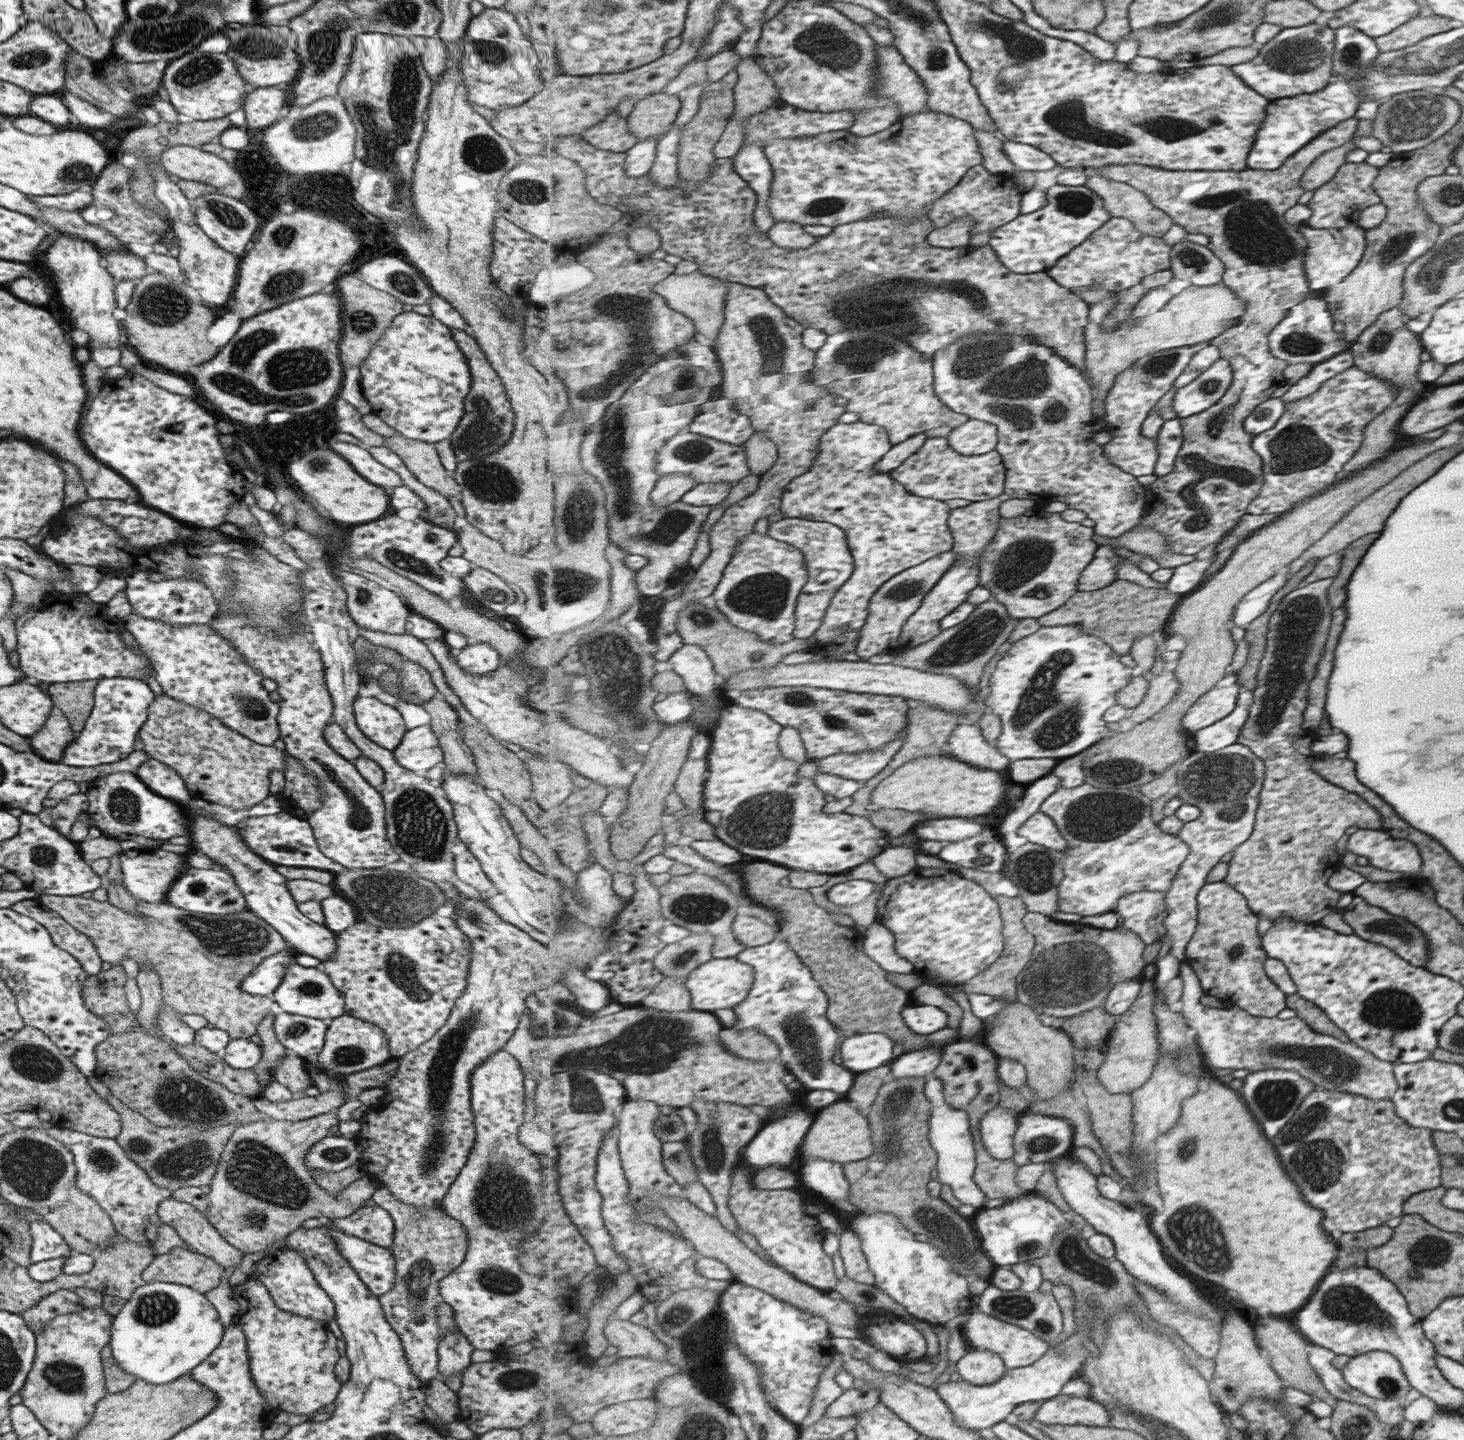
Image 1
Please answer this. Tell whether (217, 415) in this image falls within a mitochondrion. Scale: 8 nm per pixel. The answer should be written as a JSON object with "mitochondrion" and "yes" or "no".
{"mitochondrion":"no"}

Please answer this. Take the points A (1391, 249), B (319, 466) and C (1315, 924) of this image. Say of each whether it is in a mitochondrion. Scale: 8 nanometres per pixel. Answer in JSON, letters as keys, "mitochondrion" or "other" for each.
{"A":"mitochondrion","B":"mitochondrion","C":"other"}

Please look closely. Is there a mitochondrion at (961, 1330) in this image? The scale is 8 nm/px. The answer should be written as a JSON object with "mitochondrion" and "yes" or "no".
{"mitochondrion":"no"}

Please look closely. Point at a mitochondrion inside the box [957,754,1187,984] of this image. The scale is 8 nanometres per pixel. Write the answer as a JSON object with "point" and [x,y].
{"point":[1100,816]}

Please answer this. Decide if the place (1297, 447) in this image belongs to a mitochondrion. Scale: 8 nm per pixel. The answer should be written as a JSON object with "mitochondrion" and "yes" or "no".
{"mitochondrion":"yes"}

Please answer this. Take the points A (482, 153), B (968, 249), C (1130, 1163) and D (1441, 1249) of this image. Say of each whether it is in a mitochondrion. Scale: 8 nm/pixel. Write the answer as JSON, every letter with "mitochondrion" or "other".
{"A":"mitochondrion","B":"other","C":"mitochondrion","D":"mitochondrion"}

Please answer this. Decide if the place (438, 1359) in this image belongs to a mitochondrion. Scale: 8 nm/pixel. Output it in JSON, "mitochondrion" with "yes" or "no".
{"mitochondrion":"no"}

